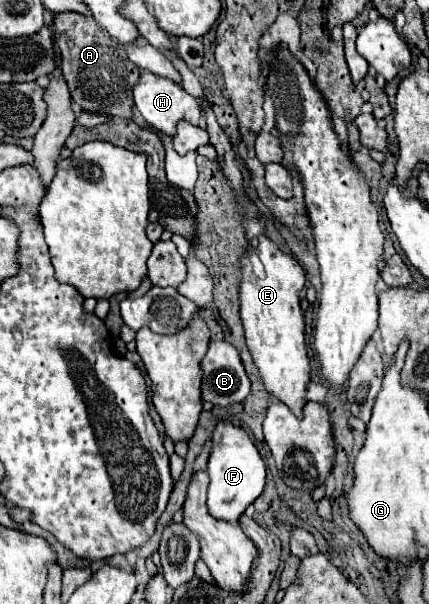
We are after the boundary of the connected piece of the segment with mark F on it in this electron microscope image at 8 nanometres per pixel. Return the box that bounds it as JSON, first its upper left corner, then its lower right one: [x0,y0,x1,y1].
[208,421,266,523]

